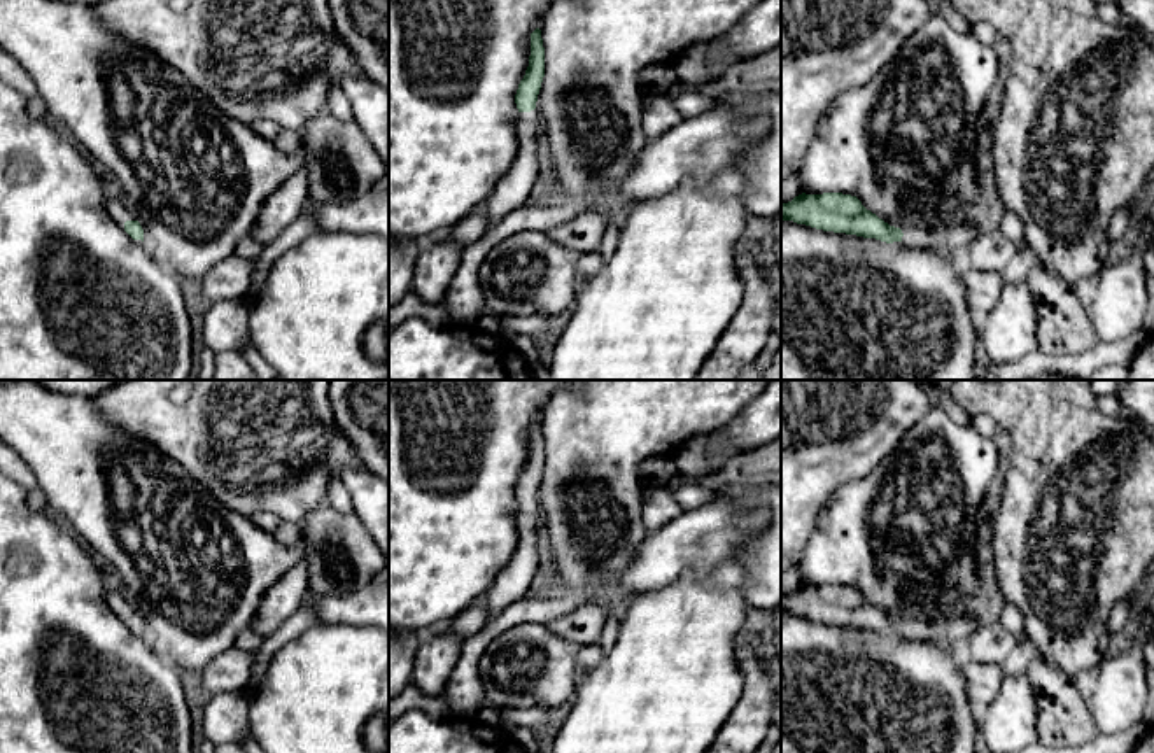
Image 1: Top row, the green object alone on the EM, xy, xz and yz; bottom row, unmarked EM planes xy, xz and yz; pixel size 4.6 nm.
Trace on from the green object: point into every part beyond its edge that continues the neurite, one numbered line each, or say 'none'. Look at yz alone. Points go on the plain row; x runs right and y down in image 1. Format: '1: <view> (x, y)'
1: yz (949, 631)

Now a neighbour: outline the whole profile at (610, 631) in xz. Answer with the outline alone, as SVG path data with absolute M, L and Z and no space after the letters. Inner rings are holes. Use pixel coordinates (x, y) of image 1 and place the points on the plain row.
M611 608L608 613L608 618L604 622L604 629L602 629L602 636L601 636L601 648L604 651L609 651L613 648L613 644L616 643L616 636L618 636L618 609Z

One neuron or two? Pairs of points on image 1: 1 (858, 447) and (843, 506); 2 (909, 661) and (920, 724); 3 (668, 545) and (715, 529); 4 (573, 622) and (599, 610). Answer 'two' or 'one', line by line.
1: two
2: one
3: one
4: one

